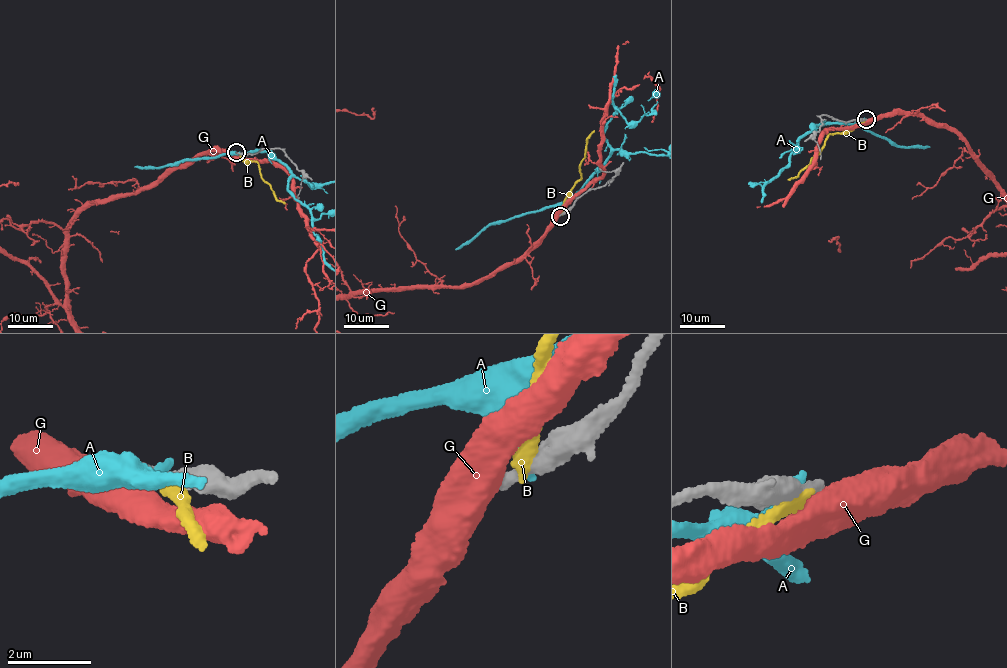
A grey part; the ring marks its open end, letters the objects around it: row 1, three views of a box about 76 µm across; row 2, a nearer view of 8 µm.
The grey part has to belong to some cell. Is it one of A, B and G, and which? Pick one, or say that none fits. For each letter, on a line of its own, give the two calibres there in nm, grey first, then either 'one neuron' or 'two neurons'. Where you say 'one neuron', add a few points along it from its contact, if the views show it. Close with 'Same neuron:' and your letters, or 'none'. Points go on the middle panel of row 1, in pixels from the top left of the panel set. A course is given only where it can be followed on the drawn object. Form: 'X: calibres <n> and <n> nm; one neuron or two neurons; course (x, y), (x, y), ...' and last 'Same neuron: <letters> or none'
A: calibres 480 and 200 nm; two neurons
B: calibres 400 and 280 nm; two neurons
G: calibres 280 and 550 nm; two neurons
Same neuron: none

